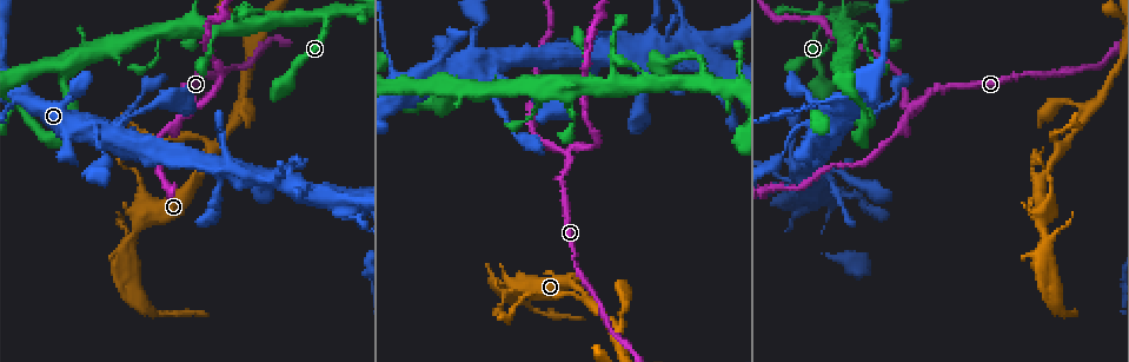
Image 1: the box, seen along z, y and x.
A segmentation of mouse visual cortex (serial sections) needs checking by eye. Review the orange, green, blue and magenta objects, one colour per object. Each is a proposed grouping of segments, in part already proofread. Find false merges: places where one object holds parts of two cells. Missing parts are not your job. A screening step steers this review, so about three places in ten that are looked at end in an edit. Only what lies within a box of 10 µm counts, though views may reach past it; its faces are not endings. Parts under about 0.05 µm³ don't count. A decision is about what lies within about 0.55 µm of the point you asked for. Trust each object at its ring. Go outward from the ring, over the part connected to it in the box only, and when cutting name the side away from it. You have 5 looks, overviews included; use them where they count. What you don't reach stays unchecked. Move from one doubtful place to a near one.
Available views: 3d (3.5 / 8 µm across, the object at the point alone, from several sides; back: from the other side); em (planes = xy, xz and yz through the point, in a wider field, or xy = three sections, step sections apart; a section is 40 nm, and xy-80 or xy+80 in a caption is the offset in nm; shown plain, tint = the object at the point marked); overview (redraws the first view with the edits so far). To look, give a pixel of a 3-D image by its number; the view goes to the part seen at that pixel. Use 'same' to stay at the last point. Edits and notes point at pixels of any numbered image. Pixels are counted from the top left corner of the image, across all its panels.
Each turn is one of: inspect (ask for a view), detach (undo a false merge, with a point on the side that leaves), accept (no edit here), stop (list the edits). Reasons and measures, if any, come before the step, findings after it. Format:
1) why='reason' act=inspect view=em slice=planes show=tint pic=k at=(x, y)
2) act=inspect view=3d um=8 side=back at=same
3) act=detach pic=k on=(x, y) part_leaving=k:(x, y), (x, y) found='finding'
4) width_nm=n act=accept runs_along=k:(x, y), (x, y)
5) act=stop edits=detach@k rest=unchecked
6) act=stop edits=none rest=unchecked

why='sharp bend' act=inspect view=3d um=3.5 pic=1 at=(326, 16)

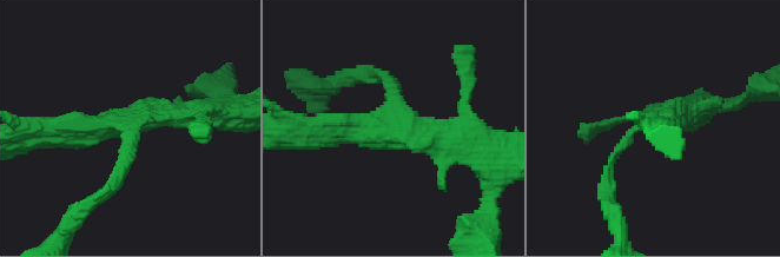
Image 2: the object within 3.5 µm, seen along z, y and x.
arms=3 arm_widths_nm=150,350,350 act=inspect view=em slice=xy step=1 show=tint pic=2 at=(130, 124)

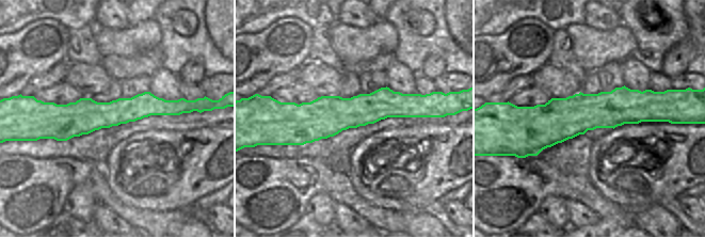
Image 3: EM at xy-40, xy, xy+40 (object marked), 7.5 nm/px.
width_nm=300 act=accept runs_along=3:(523, 112), (656, 111), (663, 118) found='one cell here'

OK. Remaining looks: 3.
why='a fork' act=inspect view=3d um=8 pic=1 at=(917, 104)

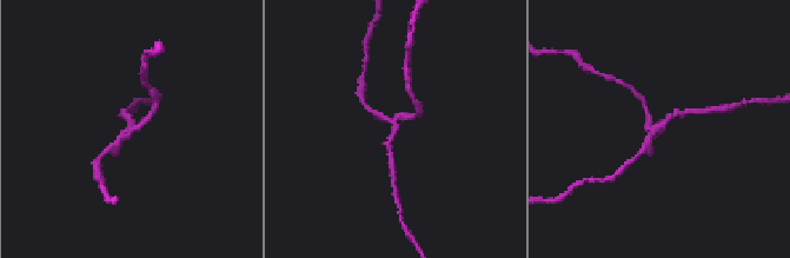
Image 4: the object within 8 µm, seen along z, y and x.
why='closer look' act=inspect view=3d um=3.5 at=same

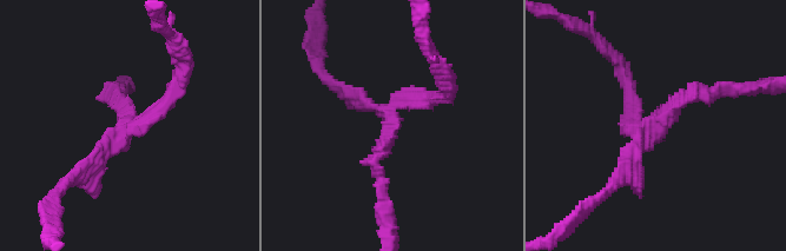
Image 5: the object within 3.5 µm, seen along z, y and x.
arms=3 arm_widths_nm=150,200,200 why='now the EM' act=inspect view=em slice=planes show=tint pic=5 at=(391, 127)

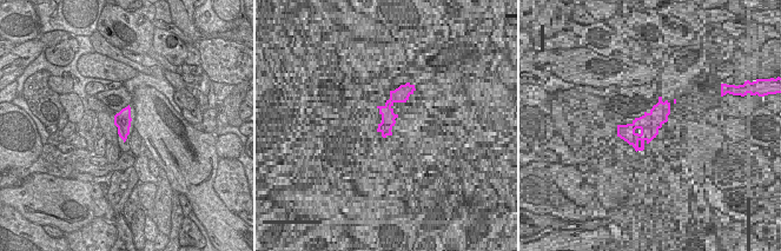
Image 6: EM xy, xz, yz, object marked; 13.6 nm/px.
act=detach pic=5 on=(165, 106) part_leaving=5:(129, 125), (183, 83), (179, 50) found='two cells meet here'

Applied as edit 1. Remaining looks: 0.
act=stop edits=detach@5 rest=unchecked

